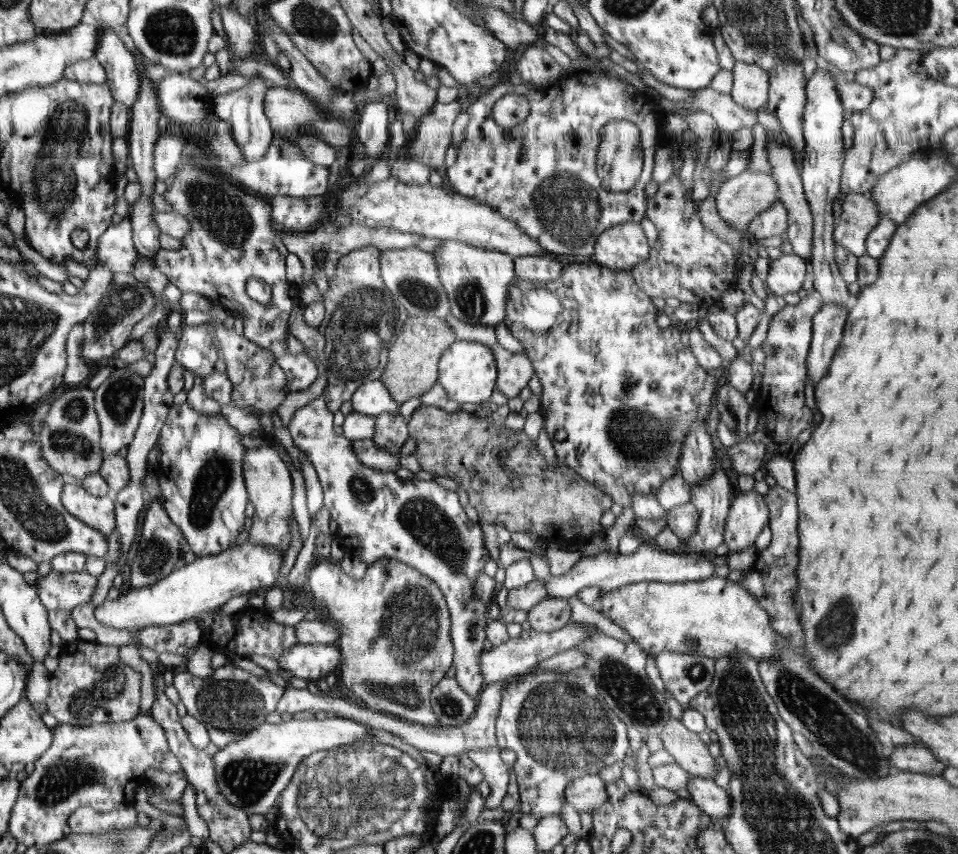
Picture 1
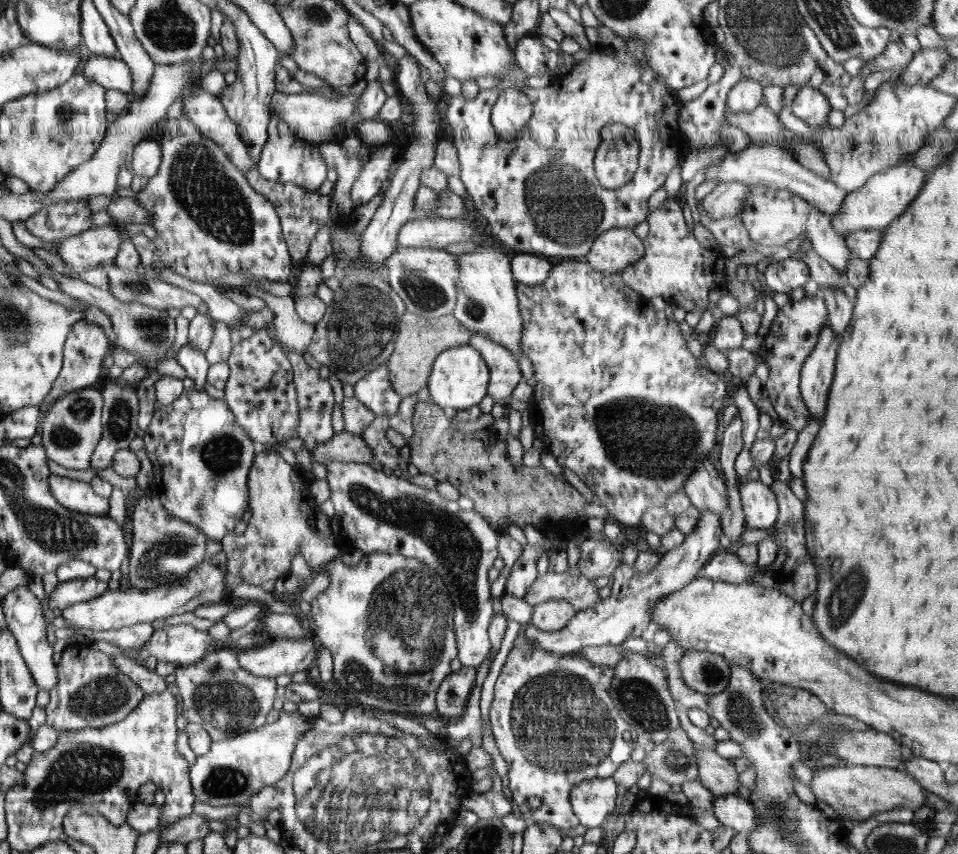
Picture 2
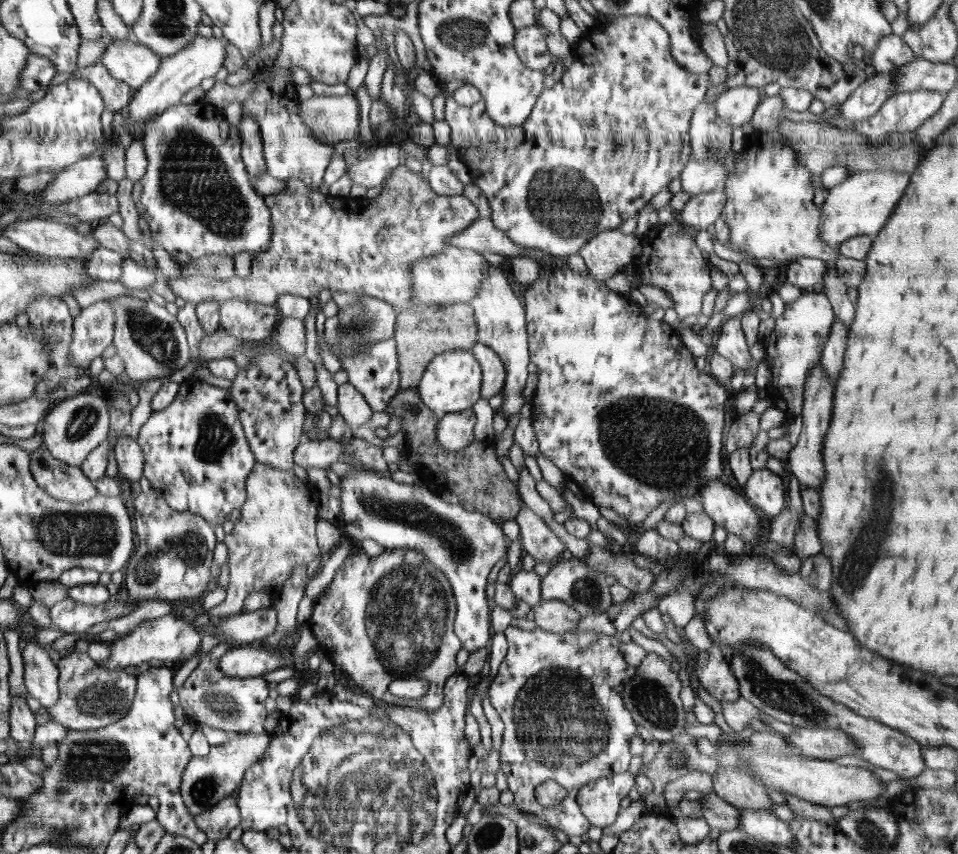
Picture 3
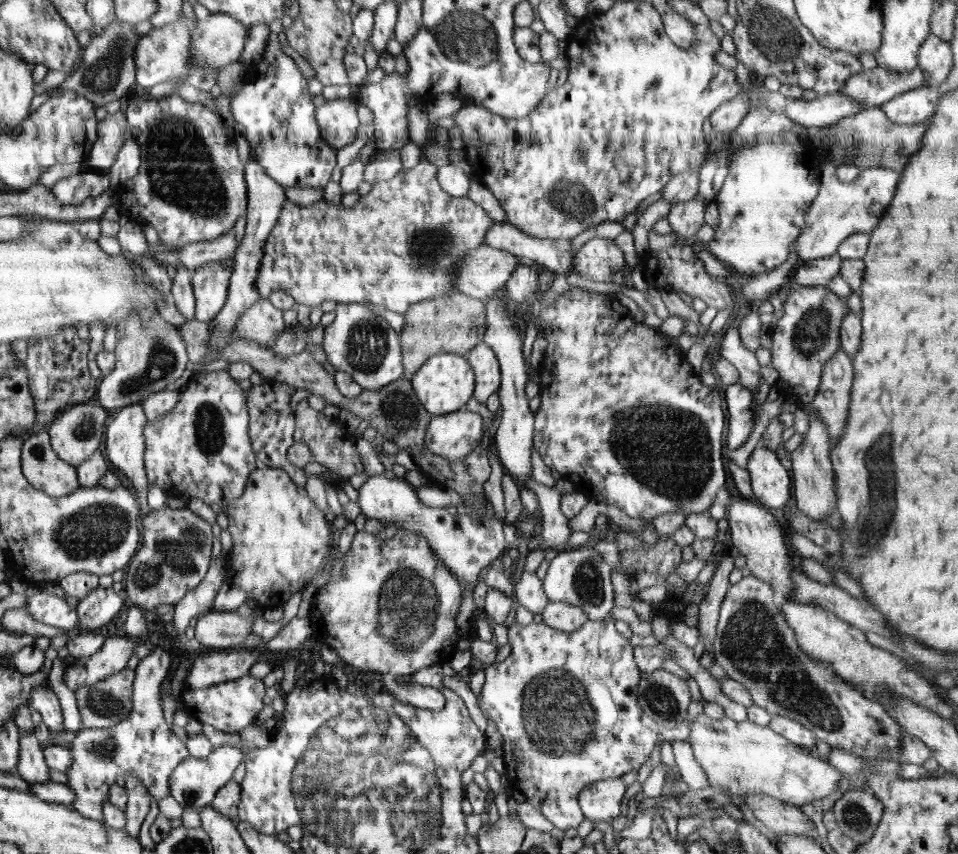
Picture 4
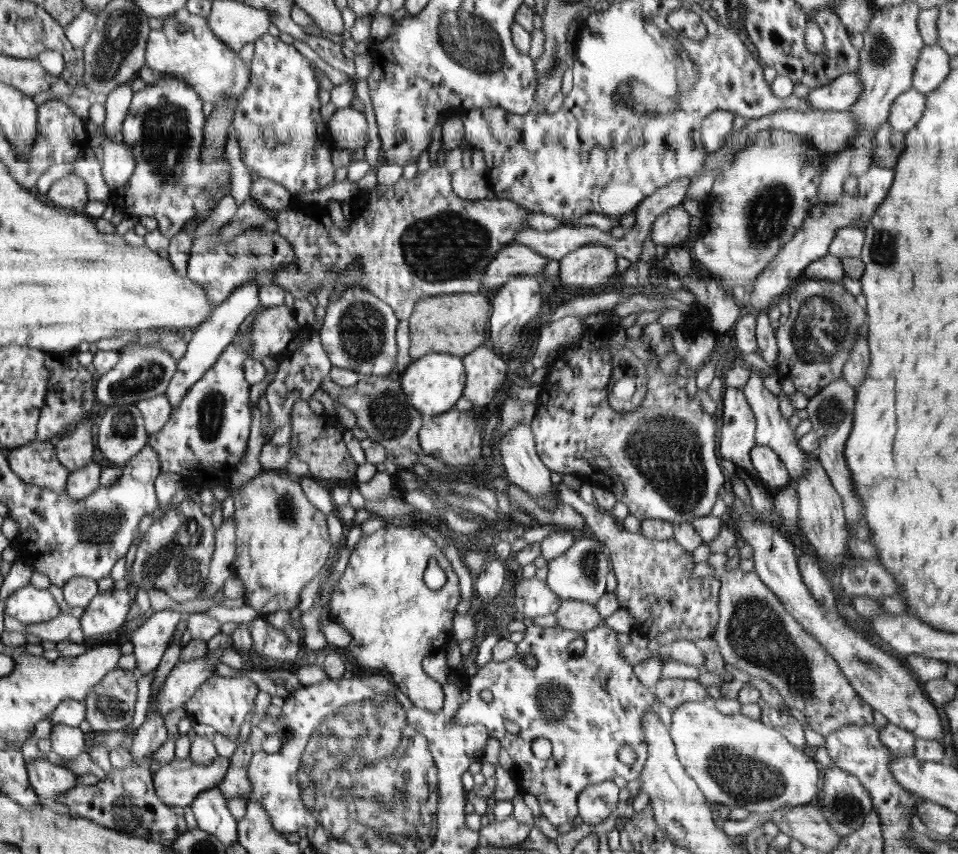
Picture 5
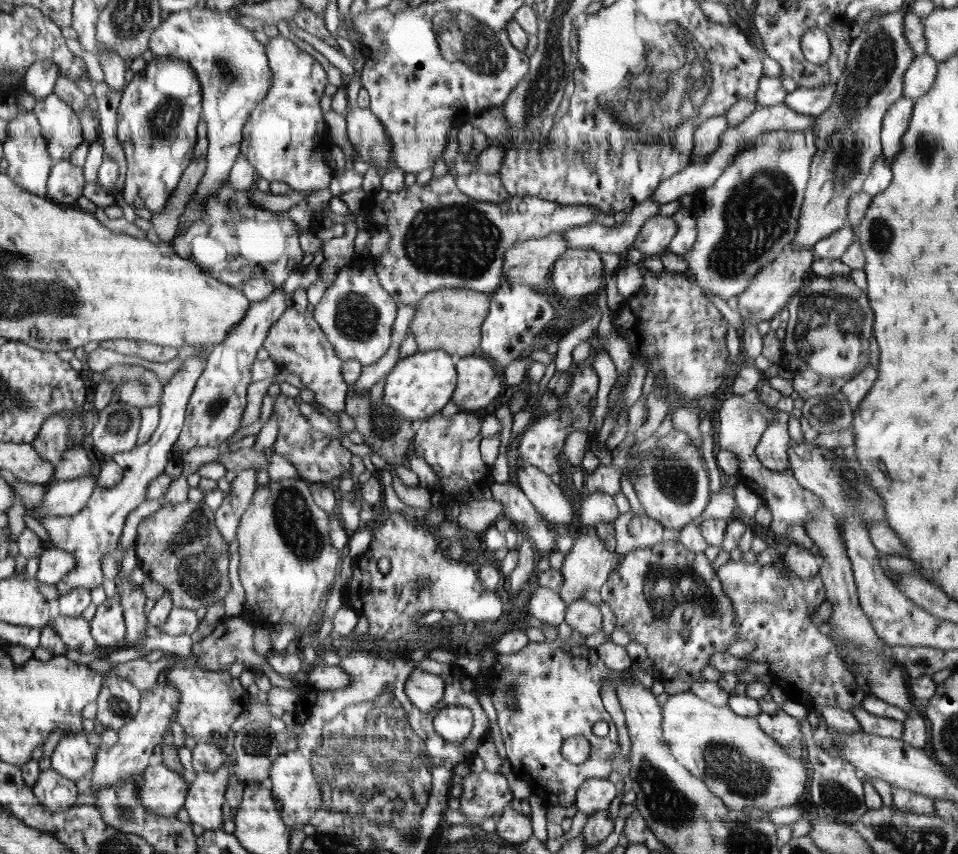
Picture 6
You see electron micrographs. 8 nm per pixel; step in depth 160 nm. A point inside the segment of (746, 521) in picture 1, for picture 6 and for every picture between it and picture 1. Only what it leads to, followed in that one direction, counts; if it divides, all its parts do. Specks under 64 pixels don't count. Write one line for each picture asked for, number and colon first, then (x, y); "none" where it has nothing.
2: (759, 503)
3: (764, 489)
4: (770, 481)
5: (770, 469)
6: (772, 450)

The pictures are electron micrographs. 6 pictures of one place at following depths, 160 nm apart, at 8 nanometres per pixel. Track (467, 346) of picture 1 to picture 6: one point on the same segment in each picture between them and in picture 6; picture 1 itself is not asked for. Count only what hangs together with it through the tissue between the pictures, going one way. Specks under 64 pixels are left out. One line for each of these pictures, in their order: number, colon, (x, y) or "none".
2: (460, 380)
3: (453, 382)
4: (446, 383)
5: (433, 384)
6: (419, 386)

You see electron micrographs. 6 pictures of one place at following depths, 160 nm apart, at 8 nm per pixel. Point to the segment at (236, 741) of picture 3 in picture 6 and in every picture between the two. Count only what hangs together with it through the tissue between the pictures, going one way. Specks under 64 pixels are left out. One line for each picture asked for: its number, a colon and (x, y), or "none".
4: (195, 782)
5: (179, 783)
6: (162, 791)

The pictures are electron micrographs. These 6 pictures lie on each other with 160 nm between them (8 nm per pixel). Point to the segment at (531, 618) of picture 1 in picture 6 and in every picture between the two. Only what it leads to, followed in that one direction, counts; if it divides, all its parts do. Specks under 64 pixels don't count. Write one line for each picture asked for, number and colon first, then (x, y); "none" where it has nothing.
2: (552, 615)
3: (553, 616)
4: (562, 616)
5: (580, 616)
6: (583, 617)

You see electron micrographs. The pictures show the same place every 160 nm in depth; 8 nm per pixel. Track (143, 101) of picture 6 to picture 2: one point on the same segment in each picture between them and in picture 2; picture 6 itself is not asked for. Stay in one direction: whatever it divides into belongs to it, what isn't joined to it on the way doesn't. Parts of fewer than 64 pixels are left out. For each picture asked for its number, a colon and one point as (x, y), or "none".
2: (209, 221)
3: (196, 195)
4: (191, 186)
5: (164, 125)

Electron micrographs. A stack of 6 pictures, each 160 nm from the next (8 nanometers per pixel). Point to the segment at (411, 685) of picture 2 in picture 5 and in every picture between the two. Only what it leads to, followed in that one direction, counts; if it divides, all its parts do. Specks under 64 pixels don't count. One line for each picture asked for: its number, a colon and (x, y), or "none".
3: (392, 616)
4: (387, 614)
5: (395, 620)

